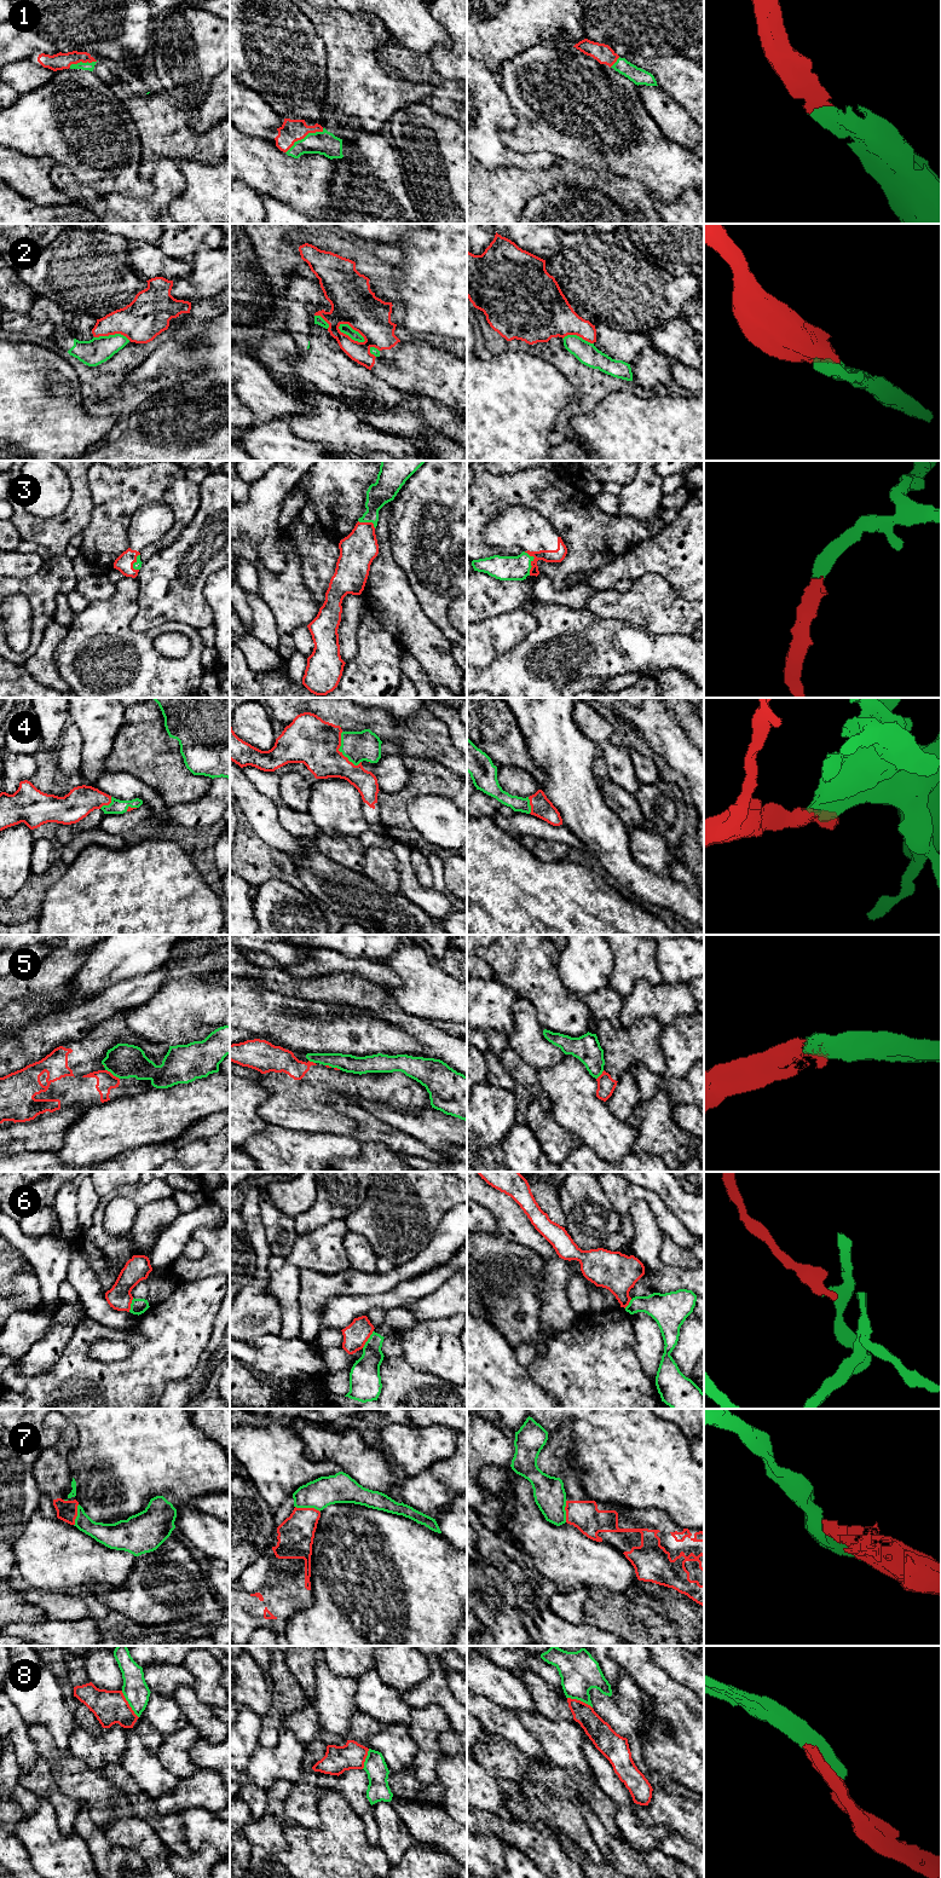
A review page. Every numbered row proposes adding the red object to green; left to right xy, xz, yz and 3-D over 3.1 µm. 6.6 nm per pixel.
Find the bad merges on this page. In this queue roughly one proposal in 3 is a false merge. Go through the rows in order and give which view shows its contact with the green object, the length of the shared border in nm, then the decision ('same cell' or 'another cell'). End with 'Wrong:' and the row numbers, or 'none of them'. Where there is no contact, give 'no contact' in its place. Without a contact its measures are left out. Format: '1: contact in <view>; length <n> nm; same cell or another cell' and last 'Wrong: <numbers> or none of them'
1: contact in xz; length 300 nm; same cell
2: contact in xz; length 220 nm; another cell
3: contact in yz; length 170 nm; same cell
4: contact in xz; length 260 nm; same cell
5: contact in xy; length 120 nm; another cell
6: contact in xz; length 140 nm; another cell
7: contact in xz; length 170 nm; another cell
8: contact in xy; length 220 nm; another cell
Wrong: 2, 5, 6, 7, 8

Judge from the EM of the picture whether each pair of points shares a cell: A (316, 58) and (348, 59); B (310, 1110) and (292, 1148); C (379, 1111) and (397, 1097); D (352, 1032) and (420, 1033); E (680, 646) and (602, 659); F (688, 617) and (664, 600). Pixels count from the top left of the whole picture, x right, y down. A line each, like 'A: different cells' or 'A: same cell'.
A: different cells
B: different cells
C: different cells
D: different cells
E: same cell
F: same cell

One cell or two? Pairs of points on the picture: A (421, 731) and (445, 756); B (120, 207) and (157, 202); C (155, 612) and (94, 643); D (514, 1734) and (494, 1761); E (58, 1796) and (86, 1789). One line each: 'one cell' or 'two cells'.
A: one cell
B: one cell
C: two cells
D: two cells
E: two cells

